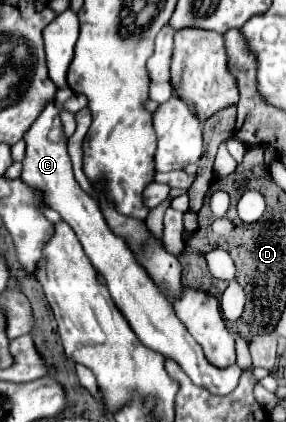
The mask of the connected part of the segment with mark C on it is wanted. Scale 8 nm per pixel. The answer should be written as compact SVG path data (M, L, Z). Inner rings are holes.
M48 101L44 105L44 109L36 117L36 121L24 133L24 141L26 141L26 157L22 161L22 165L24 165L22 175L20 175L22 181L34 189L44 191L48 207L58 211L62 215L62 219L74 229L74 233L78 235L94 269L104 277L112 301L122 311L122 315L126 317L126 321L130 323L130 327L138 335L138 339L152 351L178 363L182 367L182 371L192 379L194 385L204 387L214 395L228 395L238 385L242 369L238 365L220 369L220 367L214 367L204 357L202 347L194 341L194 337L186 331L184 323L176 317L172 303L154 285L152 277L138 263L138 259L132 253L132 249L128 247L128 243L122 237L112 233L112 229L108 227L96 201L80 189L80 185L76 183L74 173L72 173L72 161L66 151L66 137L64 137L62 123L60 123L60 111L54 105L54 101Z

